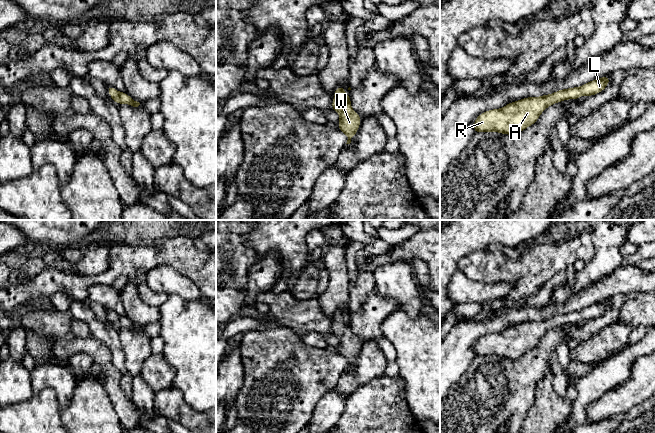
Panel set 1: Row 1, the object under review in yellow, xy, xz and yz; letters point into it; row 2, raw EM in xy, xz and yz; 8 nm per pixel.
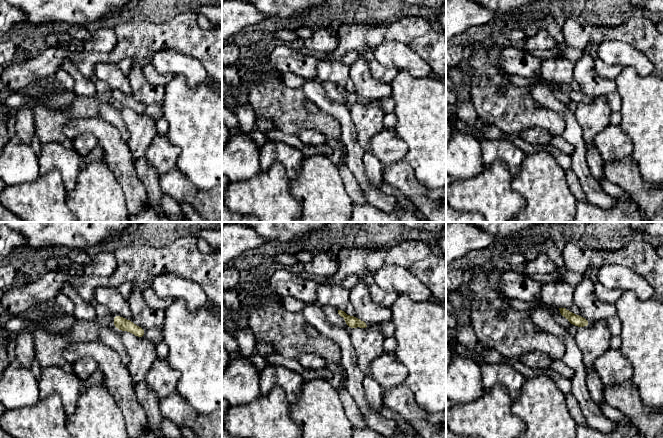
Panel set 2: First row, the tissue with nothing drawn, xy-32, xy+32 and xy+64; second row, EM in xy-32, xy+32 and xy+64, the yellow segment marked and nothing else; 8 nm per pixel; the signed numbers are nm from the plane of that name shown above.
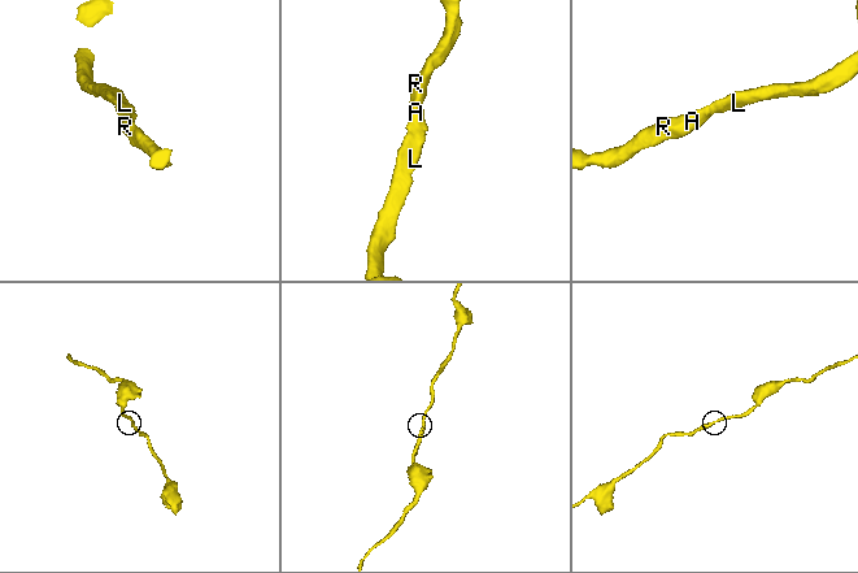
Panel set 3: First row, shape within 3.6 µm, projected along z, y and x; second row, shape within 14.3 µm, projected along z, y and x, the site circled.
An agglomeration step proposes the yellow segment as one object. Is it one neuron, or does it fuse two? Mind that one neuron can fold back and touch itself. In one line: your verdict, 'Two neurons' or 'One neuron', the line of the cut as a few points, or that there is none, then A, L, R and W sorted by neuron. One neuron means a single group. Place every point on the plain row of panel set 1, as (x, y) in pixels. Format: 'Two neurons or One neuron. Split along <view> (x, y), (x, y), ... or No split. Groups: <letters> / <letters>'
One neuron. No split. Groups: A L R W

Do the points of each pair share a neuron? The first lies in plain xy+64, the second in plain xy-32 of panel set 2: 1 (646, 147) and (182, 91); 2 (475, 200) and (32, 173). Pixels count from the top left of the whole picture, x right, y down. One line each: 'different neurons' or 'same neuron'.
1: same neuron
2: different neurons

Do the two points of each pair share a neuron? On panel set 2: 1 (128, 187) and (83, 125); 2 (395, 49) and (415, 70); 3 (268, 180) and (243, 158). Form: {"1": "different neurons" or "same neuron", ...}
{"1": "same neuron", "2": "same neuron", "3": "different neurons"}

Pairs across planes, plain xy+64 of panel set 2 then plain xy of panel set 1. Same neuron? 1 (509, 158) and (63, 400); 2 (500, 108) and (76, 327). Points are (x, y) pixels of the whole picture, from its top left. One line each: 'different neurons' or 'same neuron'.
1: same neuron
2: different neurons

